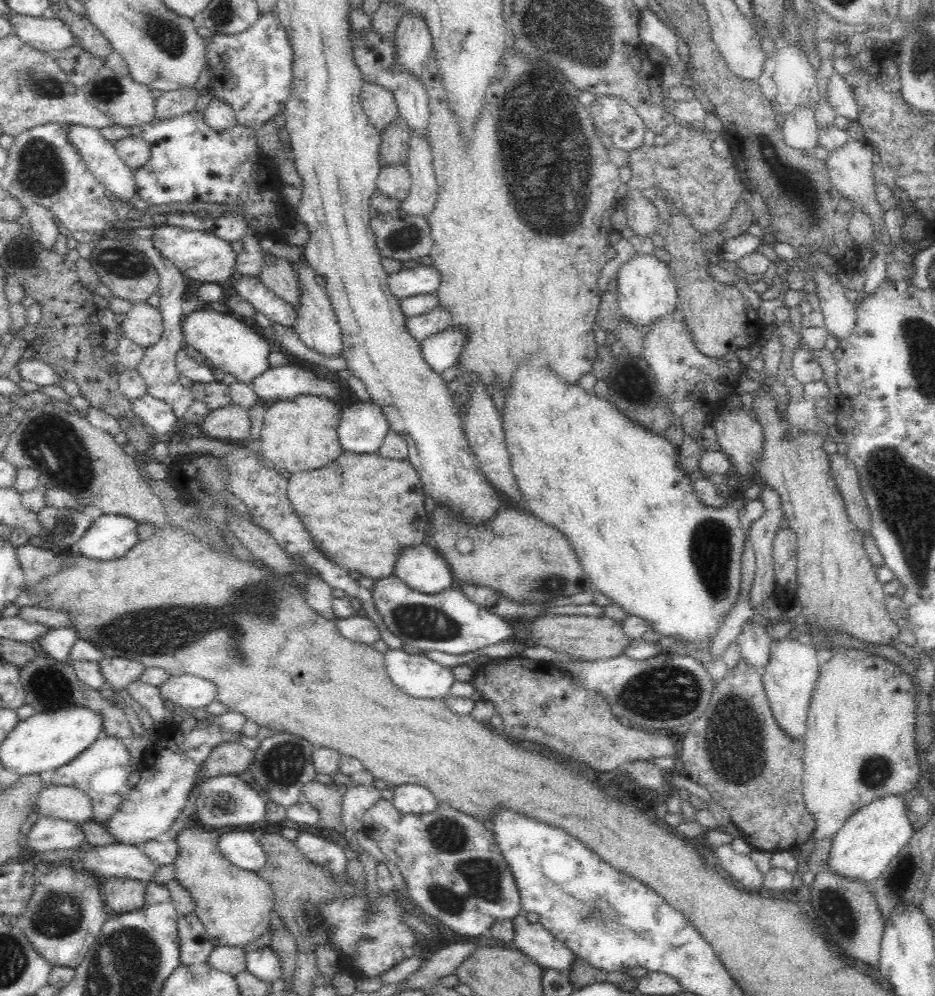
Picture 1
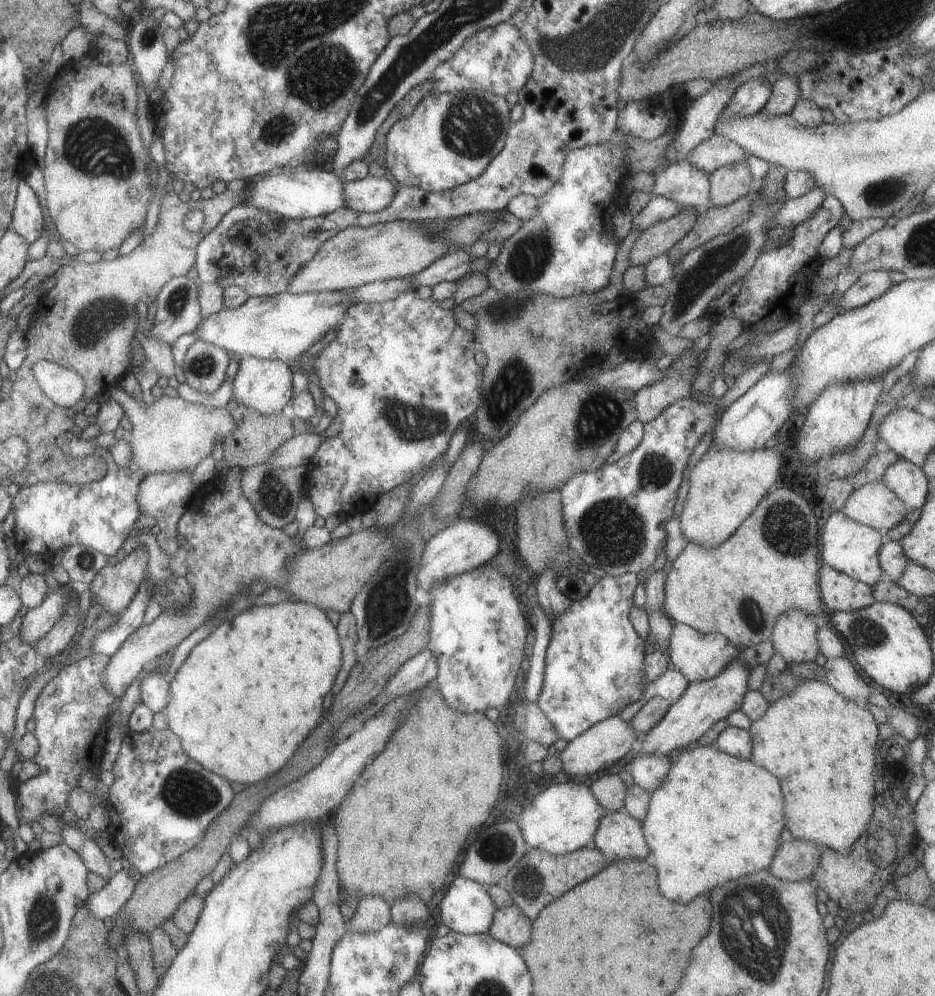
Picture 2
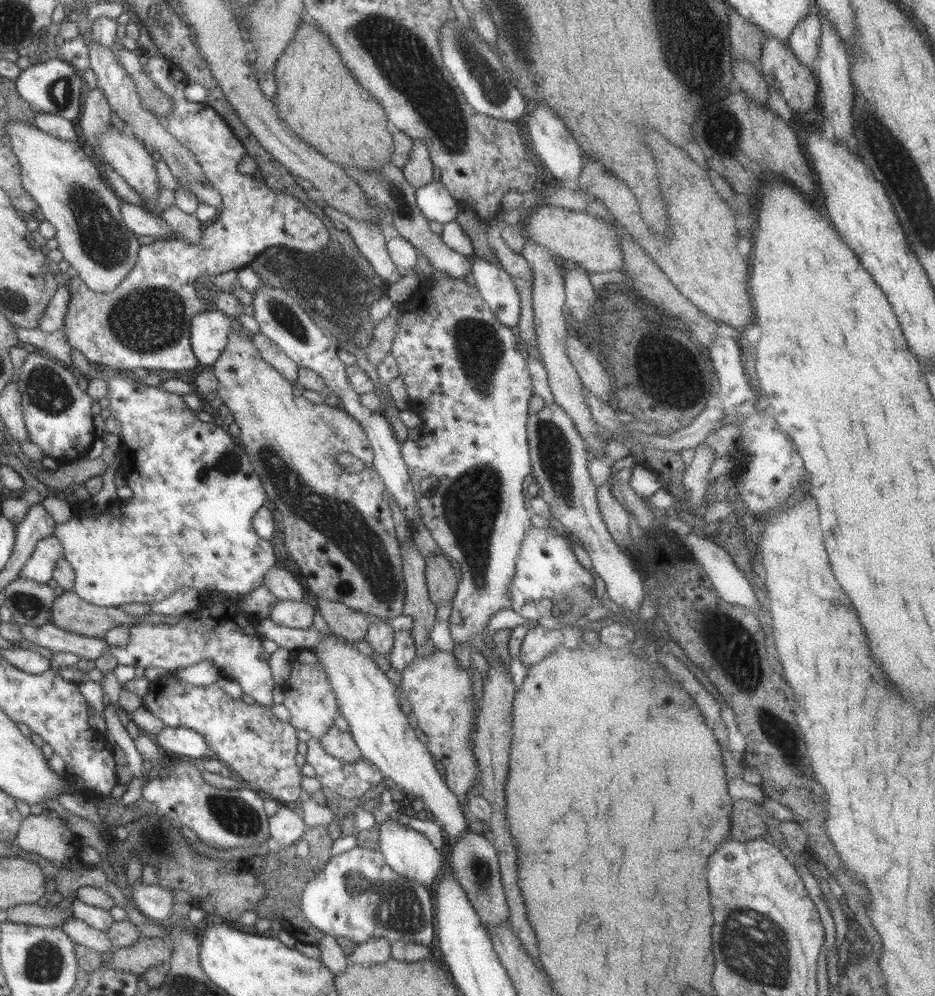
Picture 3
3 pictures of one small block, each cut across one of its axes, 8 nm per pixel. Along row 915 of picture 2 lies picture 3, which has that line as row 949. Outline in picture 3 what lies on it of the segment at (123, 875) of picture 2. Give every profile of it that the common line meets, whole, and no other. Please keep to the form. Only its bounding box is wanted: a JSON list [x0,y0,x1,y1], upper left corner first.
[60,917,116,957]

